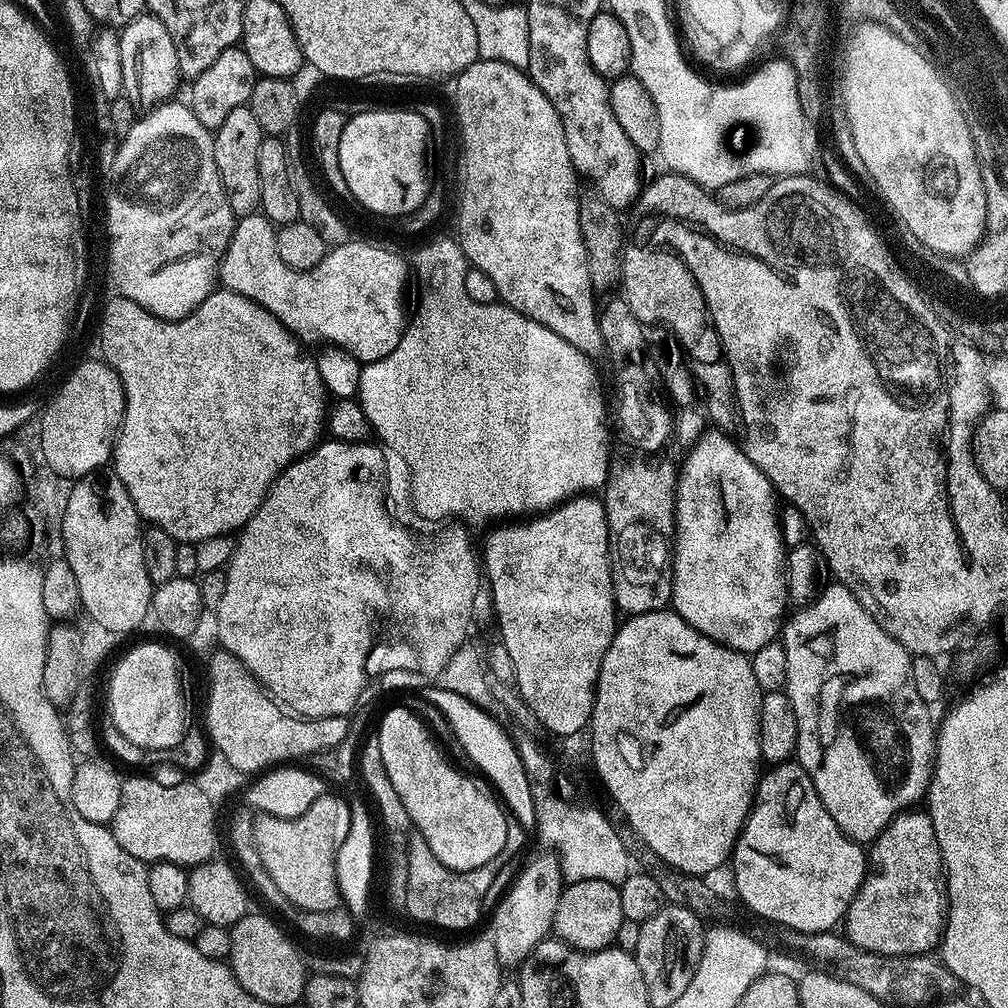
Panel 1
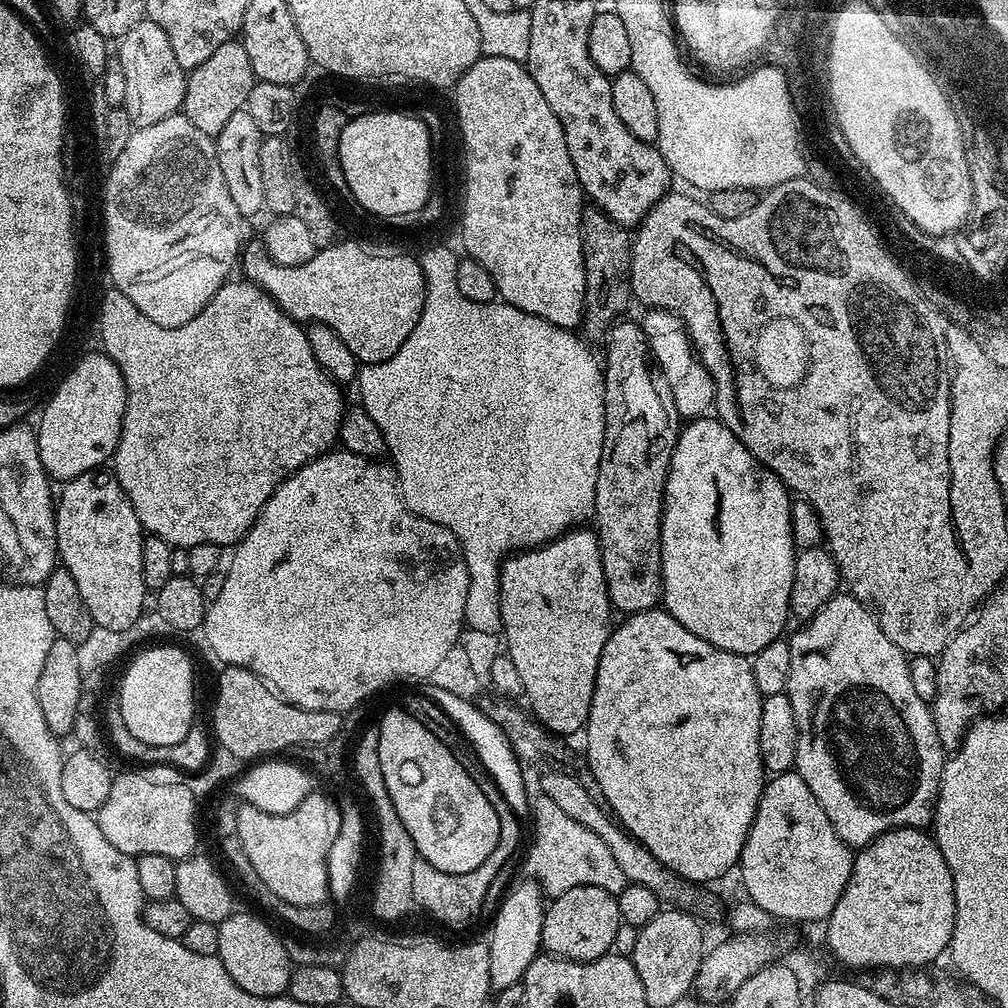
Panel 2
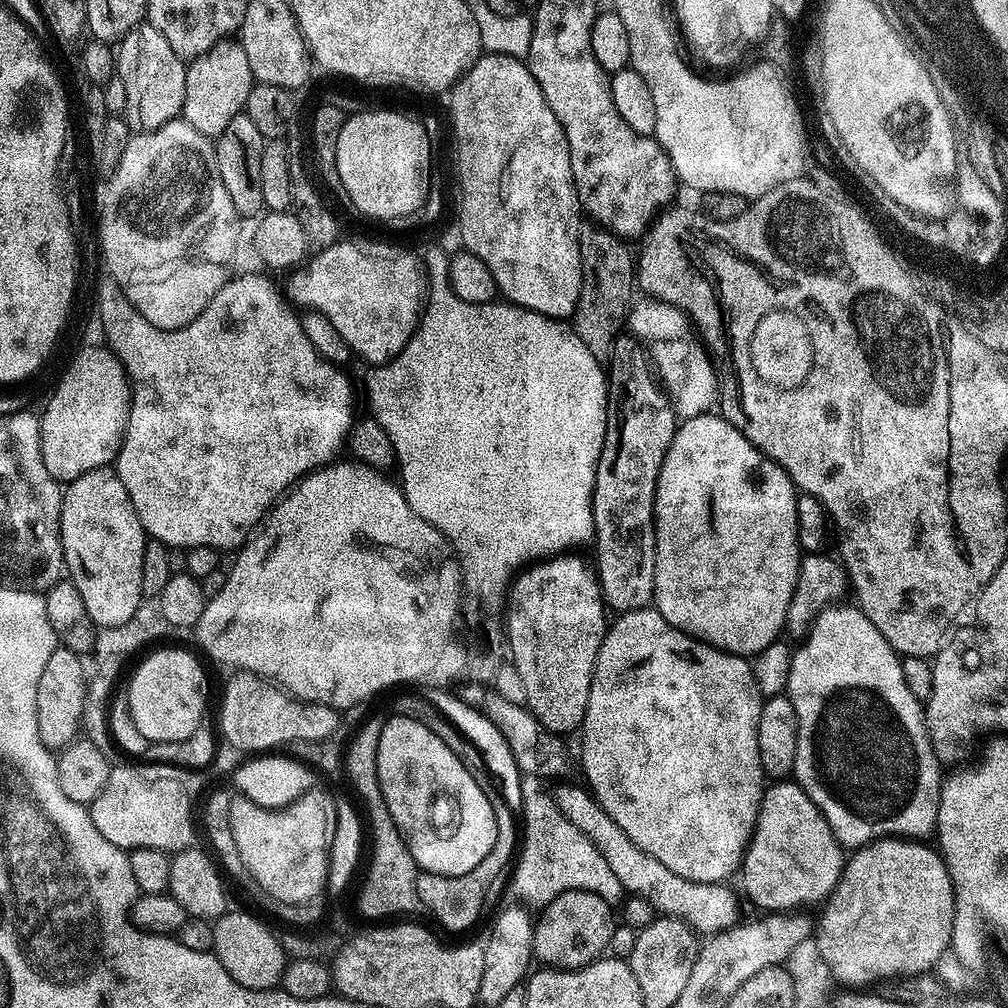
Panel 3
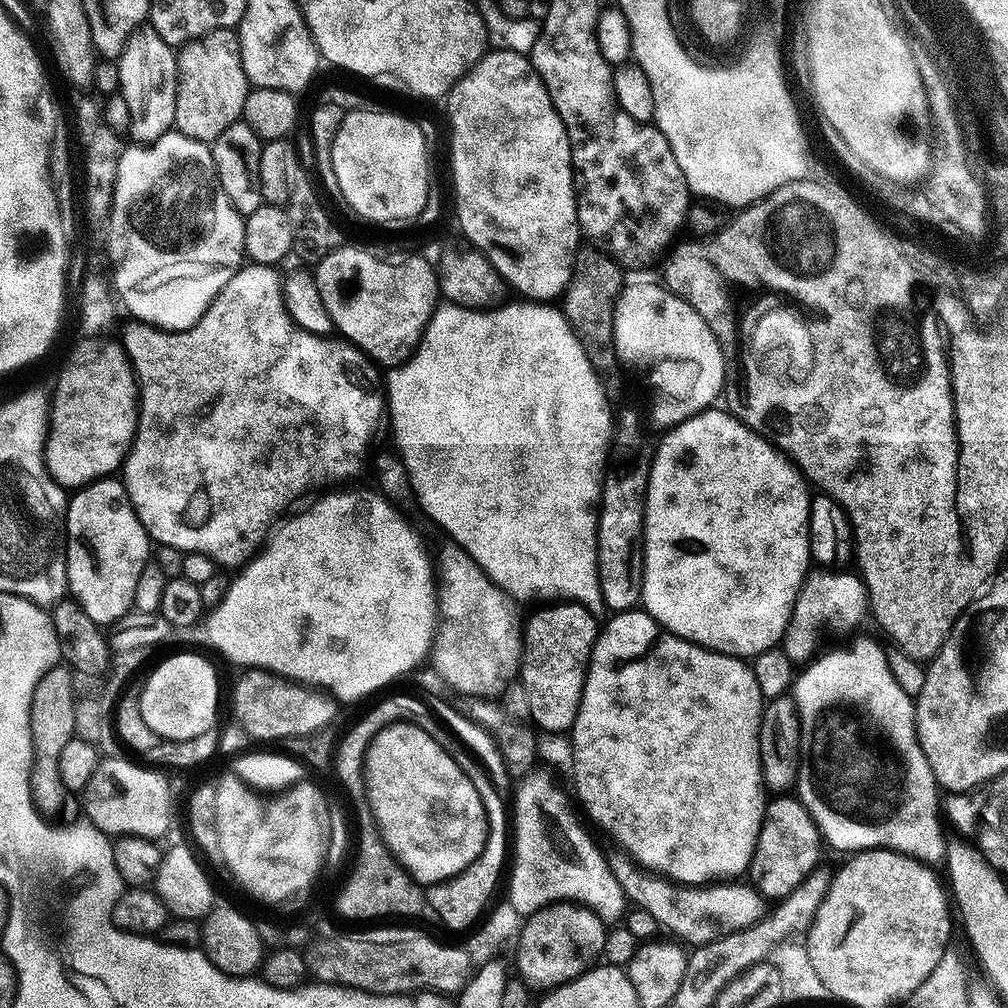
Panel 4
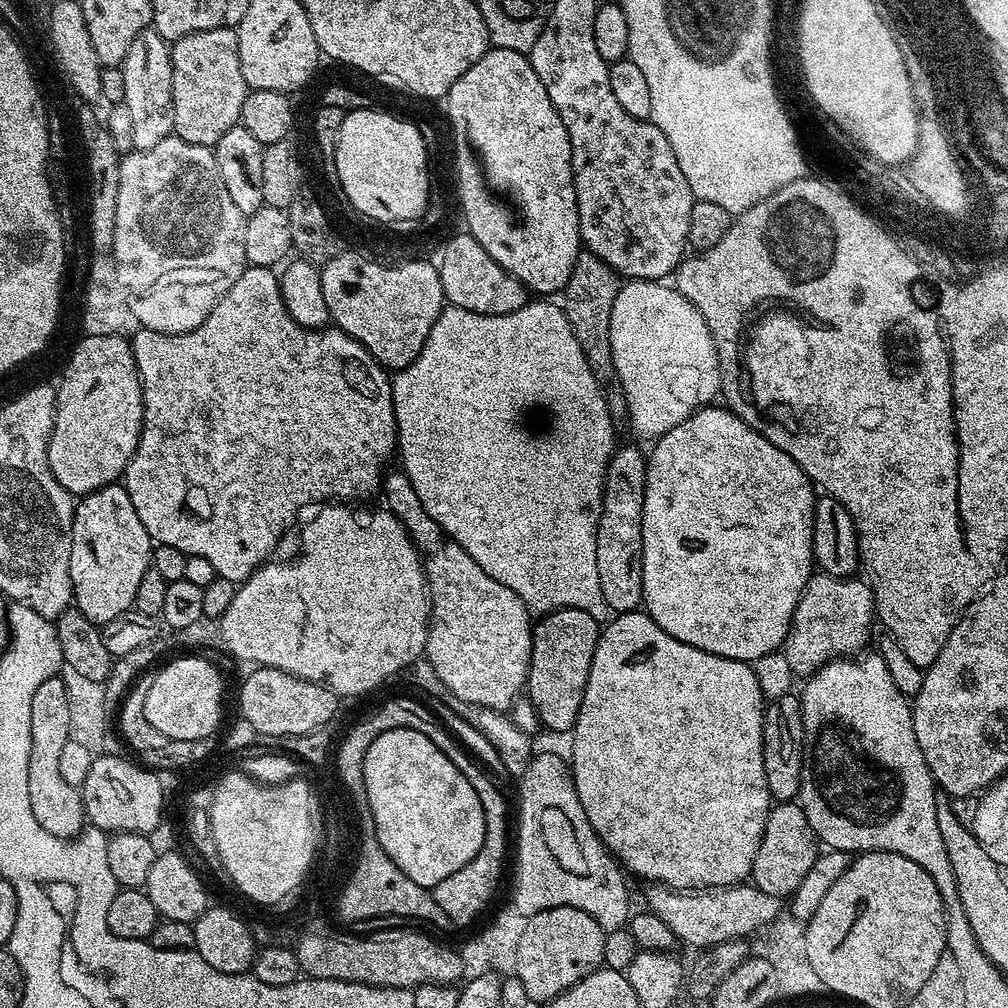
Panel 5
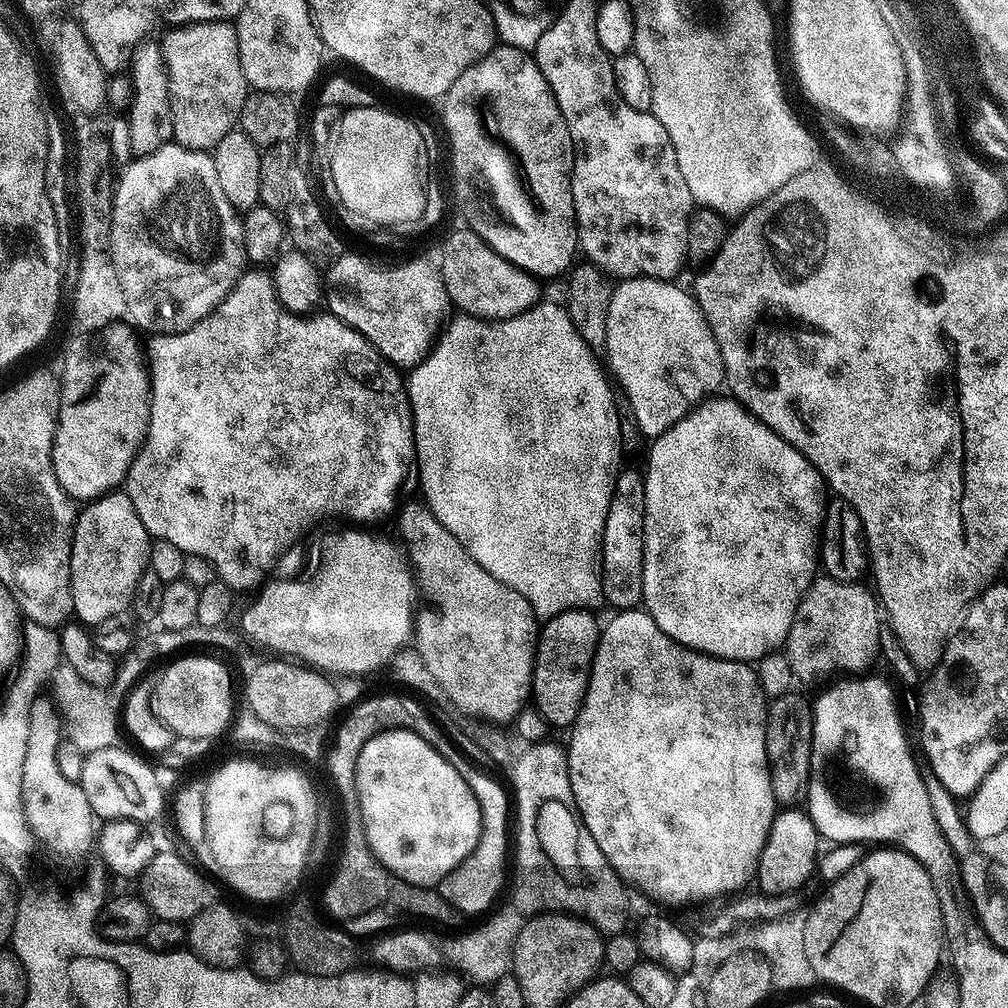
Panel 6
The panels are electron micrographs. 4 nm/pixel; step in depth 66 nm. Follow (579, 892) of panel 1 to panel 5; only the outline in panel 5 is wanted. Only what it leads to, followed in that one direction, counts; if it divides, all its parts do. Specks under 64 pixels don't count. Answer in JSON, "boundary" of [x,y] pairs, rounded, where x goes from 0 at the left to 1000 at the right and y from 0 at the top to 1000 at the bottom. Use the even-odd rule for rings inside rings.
{"boundary":[[[550,899],[524,910],[522,921],[514,934],[510,967],[522,978],[529,997],[543,997],[565,978],[581,970],[599,956],[601,926],[585,907],[565,899]]]}

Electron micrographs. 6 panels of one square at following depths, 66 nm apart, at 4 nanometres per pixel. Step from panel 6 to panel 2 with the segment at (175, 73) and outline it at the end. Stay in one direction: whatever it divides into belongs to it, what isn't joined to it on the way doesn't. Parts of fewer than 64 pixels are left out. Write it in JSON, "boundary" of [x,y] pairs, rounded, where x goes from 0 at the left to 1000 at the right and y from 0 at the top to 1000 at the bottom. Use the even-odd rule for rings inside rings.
{"boundary":[[[234,38],[216,46],[216,50],[212,50],[204,62],[186,72],[185,78],[187,92],[183,95],[181,113],[192,121],[200,133],[211,137],[220,129],[220,125],[224,125],[231,113],[236,113],[245,104],[248,89],[255,81],[241,43]]]}

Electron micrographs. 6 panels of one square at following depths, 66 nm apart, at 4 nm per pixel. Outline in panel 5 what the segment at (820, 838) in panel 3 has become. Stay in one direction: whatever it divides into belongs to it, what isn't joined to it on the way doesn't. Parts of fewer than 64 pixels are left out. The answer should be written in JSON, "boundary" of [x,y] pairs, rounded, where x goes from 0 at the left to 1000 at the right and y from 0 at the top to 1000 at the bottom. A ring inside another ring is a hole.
{"boundary":[[[774,796],[763,805],[762,814],[752,839],[752,847],[746,856],[745,876],[752,883],[765,889],[785,890],[801,865],[809,857],[812,848],[811,830],[802,818],[797,802],[790,796]]]}

